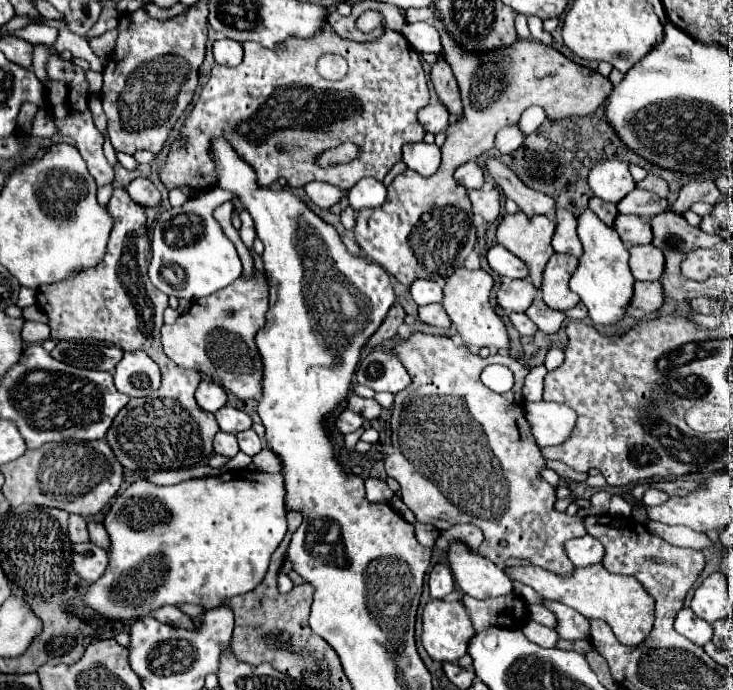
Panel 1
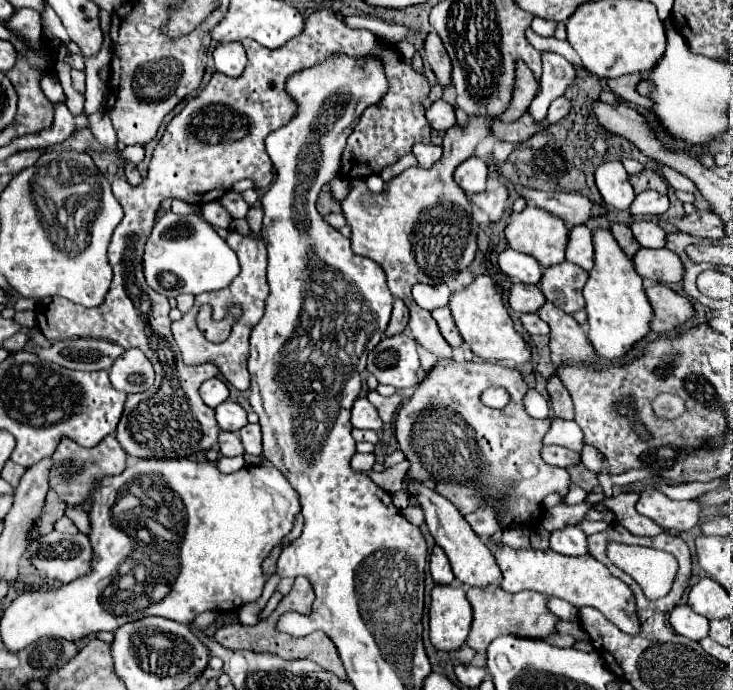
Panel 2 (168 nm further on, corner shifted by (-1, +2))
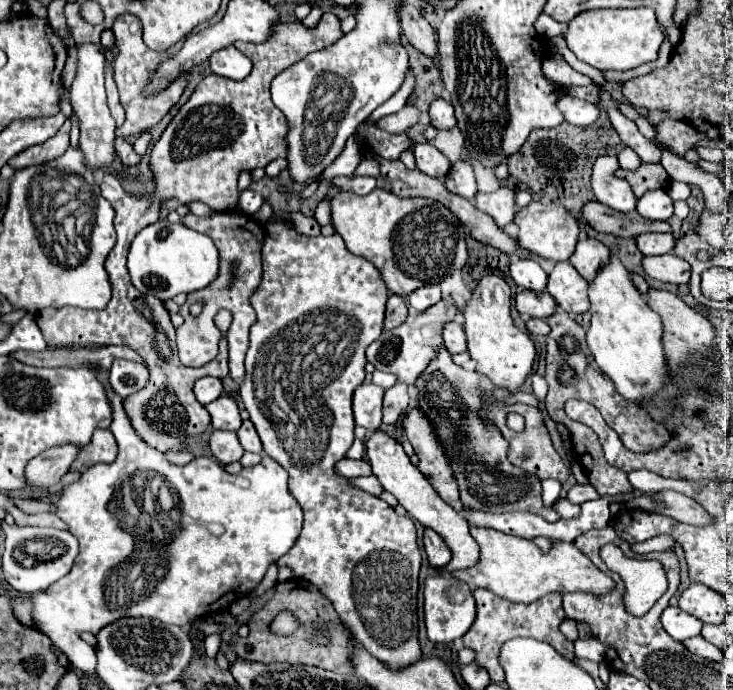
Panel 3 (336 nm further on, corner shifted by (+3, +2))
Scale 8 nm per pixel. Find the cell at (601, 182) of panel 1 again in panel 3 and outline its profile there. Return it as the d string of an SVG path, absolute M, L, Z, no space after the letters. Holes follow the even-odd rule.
M612 155L596 159L592 173L592 191L602 205L620 213L630 213L636 209L636 197L632 195L628 181L614 177L614 171L618 167L618 159Z

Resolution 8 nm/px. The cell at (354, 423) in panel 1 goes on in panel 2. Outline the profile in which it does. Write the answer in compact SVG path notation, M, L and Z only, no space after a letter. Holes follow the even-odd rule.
M366 397L356 399L356 409L352 409L352 427L356 429L382 429L382 419L378 417L378 411L368 403Z

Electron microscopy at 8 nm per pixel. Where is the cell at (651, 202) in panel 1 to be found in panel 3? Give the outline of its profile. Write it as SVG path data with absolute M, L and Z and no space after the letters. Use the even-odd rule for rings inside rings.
M646 191L638 199L638 213L650 221L668 221L674 215L674 205L666 191Z

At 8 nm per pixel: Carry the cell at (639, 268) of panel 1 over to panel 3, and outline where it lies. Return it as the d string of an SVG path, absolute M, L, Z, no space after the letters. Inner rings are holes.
M668 253L668 255L658 255L658 257L644 257L642 261L644 265L644 271L652 277L652 279L658 279L662 283L688 283L690 281L690 265Z

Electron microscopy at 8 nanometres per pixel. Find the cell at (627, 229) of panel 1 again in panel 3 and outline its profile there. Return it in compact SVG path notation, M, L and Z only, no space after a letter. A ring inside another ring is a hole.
M648 233L636 237L636 243L644 255L666 255L674 249L676 239L672 233Z

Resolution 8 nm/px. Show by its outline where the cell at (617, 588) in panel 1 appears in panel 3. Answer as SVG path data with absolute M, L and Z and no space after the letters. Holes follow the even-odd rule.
M470 527L470 535L476 539L480 547L480 559L474 567L454 571L452 577L472 585L494 591L496 595L514 601L514 603L532 603L546 593L568 593L568 591L608 591L612 587L612 579L596 569L586 555L582 555L574 543L556 541L548 553L542 553L538 545L530 539L504 535L502 531L488 527Z

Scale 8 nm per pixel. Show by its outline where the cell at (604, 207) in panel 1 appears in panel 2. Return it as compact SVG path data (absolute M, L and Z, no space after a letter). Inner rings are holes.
M612 223L610 231L612 231L614 239L618 241L618 245L624 249L624 253L628 257L632 257L640 249L640 245L636 243L636 239L634 239L634 235L632 235L632 231L630 231L630 227L626 223Z

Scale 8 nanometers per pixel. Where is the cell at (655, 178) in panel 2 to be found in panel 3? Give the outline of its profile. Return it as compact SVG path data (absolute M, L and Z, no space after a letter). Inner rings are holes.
M640 163L636 171L618 169L614 175L626 179L636 197L642 197L650 189L666 189L670 183L670 177L660 163Z

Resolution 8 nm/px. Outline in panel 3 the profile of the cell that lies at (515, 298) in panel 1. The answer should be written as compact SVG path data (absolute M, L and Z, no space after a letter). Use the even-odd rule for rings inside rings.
M520 289L516 293L516 309L520 311L522 319L530 319L530 317L546 319L558 307L556 307L556 301L546 291L544 293L534 293L534 291L528 291L528 289Z

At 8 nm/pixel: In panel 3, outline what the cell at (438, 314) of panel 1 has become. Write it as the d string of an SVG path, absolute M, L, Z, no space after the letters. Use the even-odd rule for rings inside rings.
M448 323L448 327L444 327L444 345L450 353L466 351L466 335L458 323Z

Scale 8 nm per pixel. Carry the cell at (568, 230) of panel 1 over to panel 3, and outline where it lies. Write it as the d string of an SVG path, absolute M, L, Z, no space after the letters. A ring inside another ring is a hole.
M584 239L578 241L578 247L574 251L574 255L570 257L570 263L574 265L574 269L588 281L592 283L594 277L600 273L602 267L606 267L610 261L610 251L606 245L602 245L596 239Z

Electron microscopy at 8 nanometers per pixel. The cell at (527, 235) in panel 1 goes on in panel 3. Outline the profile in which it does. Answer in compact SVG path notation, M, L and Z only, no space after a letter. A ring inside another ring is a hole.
M532 201L528 207L524 207L516 213L514 223L520 229L518 243L538 257L544 257L550 261L566 261L576 249L578 235L580 235L580 221L560 203Z

